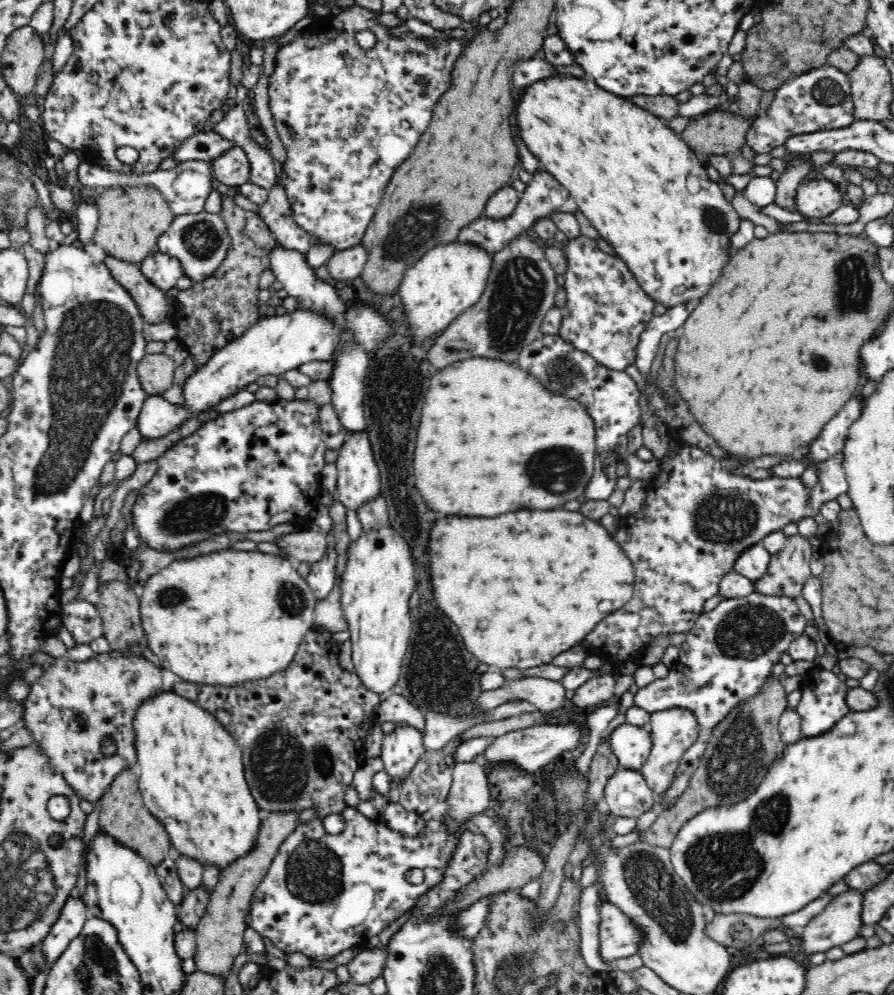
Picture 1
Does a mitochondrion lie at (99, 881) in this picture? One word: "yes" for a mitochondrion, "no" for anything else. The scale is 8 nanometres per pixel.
no

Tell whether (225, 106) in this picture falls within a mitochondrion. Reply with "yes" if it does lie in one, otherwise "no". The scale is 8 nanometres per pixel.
no

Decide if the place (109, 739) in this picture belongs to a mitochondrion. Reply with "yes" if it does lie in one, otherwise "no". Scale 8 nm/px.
no

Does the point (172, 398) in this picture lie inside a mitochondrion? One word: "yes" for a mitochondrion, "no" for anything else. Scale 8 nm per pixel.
no

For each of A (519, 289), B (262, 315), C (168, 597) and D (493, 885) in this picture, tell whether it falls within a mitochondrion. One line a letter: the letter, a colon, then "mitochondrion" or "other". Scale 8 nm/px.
A: mitochondrion
B: other
C: mitochondrion
D: other

